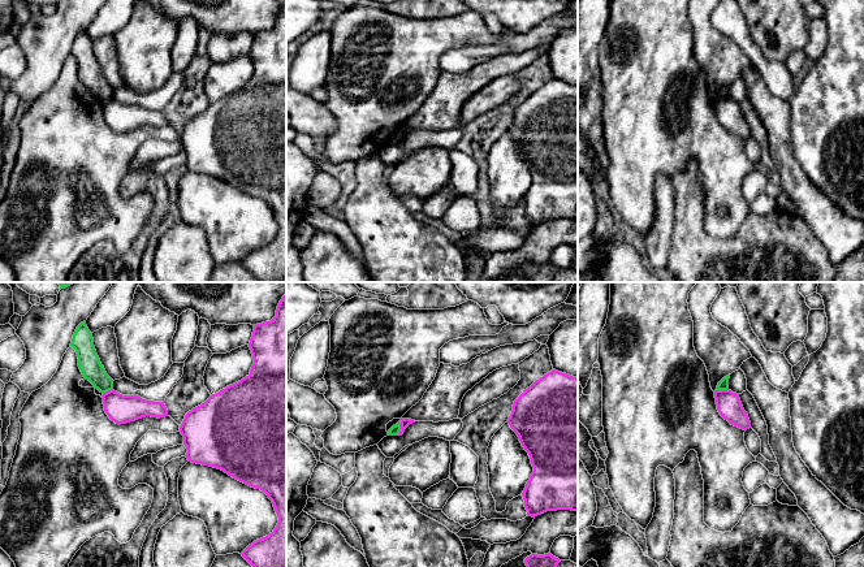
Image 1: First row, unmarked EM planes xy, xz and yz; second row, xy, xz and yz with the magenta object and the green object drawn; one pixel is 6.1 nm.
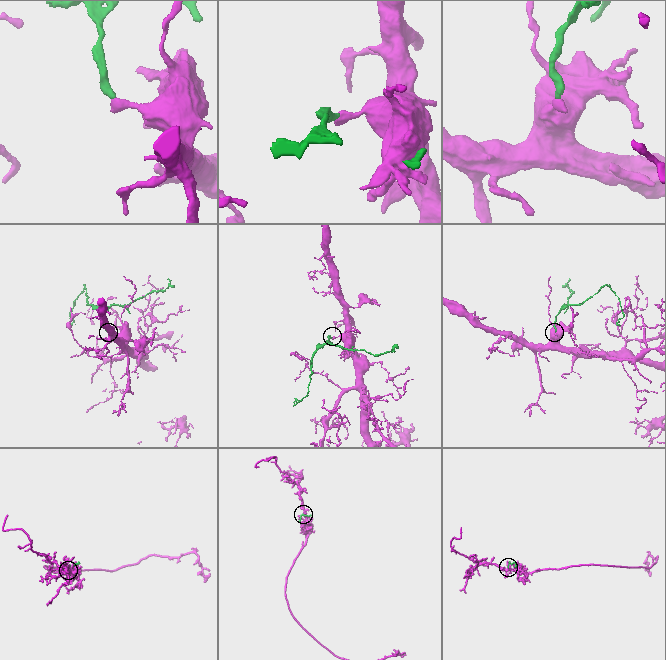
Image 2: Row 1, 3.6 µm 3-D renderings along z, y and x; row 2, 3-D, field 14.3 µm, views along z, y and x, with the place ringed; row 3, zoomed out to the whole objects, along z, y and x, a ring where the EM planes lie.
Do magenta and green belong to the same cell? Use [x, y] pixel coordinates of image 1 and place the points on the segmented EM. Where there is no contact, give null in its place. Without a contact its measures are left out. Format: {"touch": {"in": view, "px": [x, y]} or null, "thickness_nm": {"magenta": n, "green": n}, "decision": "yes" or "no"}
{"touch": {"in": "xz", "px": [401, 428]}, "thickness_nm": {"magenta": 60, "green": 60}, "decision": "no"}

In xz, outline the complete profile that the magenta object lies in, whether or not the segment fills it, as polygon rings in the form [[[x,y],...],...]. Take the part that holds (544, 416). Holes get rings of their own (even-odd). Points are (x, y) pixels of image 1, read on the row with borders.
[[[556,369],[548,372],[514,401],[507,423],[518,434],[533,467],[522,493],[527,516],[557,510],[578,511],[578,378]]]

